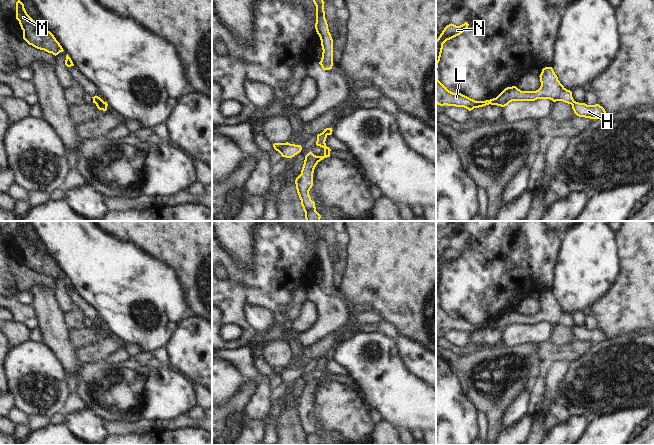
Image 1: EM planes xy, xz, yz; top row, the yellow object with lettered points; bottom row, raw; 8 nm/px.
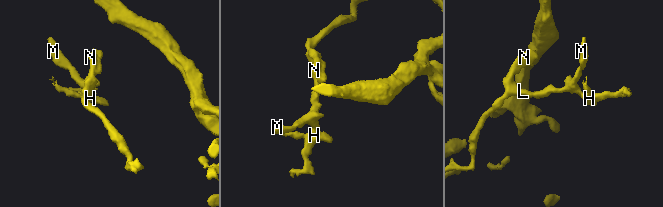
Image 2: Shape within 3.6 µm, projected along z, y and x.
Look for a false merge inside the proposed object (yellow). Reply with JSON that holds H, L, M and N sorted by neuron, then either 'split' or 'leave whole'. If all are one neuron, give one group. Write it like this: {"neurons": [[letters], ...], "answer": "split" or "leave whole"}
{"neurons": [["H"], ["L", "M", "N"]], "answer": "split"}

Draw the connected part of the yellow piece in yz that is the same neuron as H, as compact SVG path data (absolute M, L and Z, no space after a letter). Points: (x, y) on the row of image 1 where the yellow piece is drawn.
M574 101L572 104L574 113L579 117L600 119L607 116L605 109L599 104L587 105Z

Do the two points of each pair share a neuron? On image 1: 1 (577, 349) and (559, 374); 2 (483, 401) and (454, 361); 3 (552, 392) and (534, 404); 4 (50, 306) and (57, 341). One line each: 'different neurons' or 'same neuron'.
1: different neurons
2: same neuron
3: different neurons
4: same neuron

